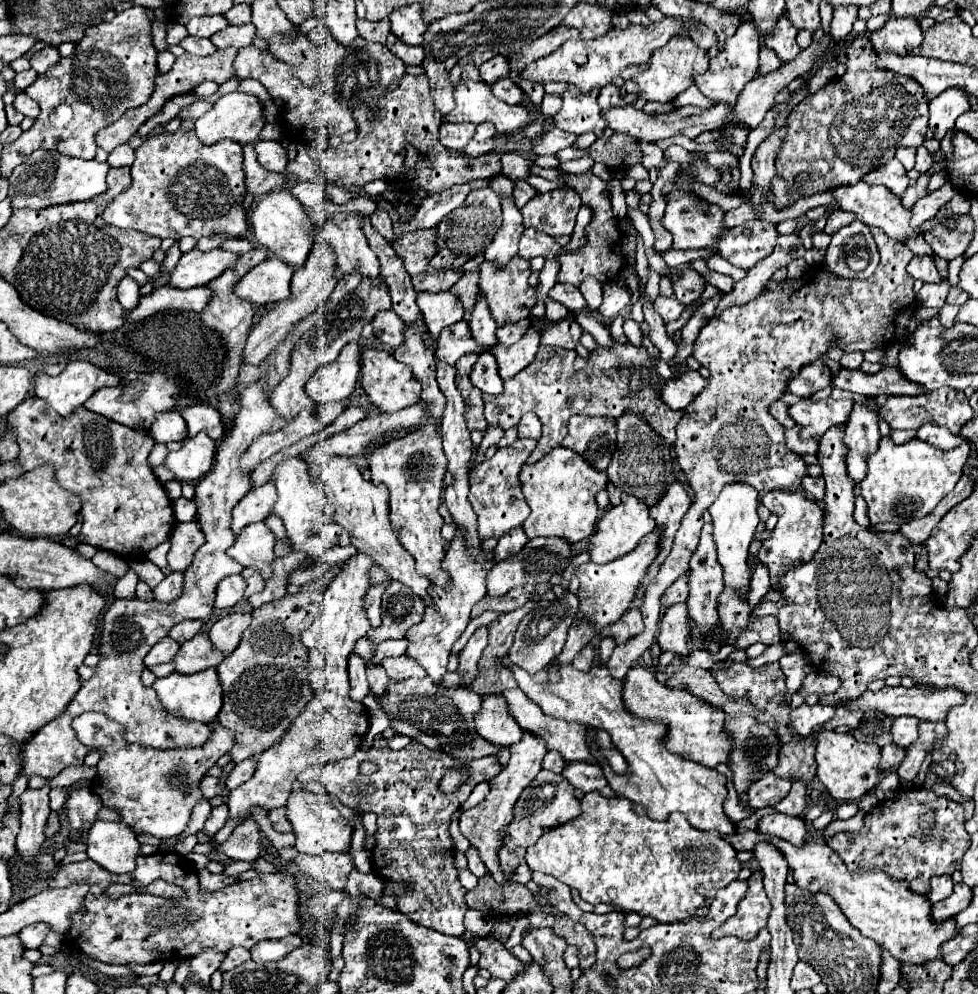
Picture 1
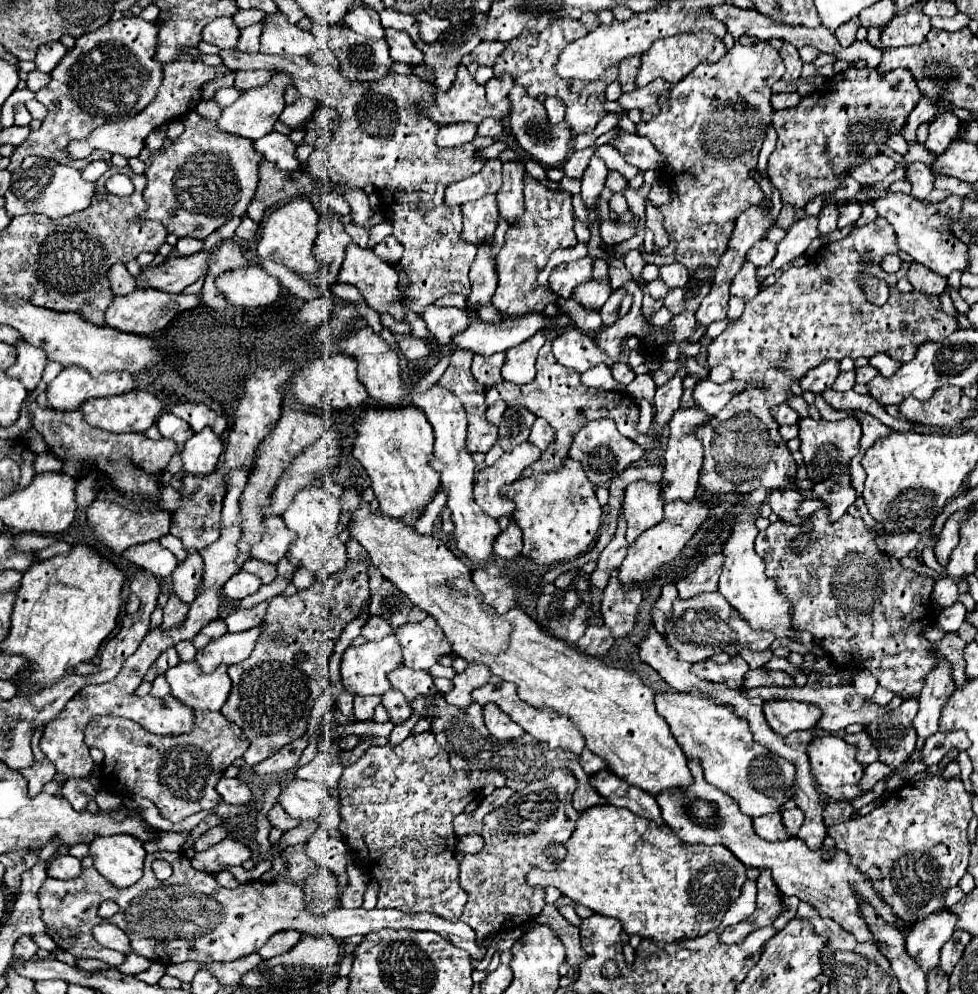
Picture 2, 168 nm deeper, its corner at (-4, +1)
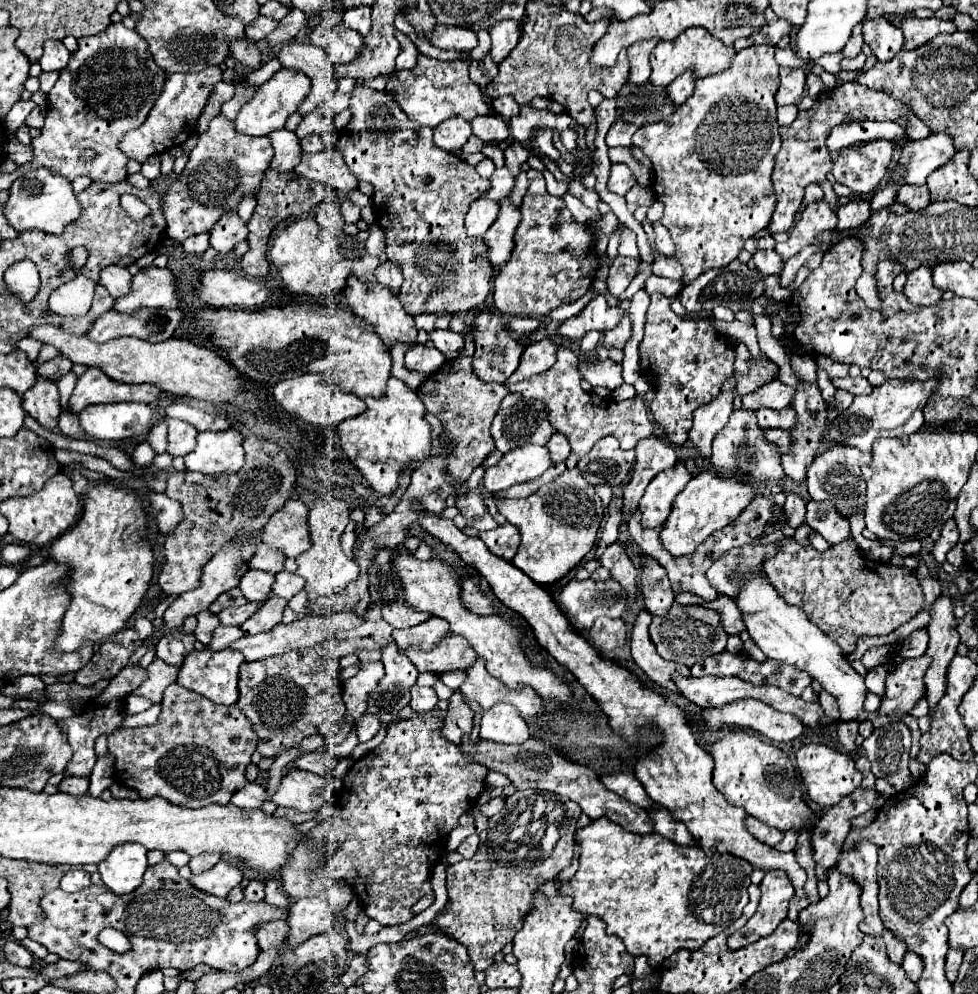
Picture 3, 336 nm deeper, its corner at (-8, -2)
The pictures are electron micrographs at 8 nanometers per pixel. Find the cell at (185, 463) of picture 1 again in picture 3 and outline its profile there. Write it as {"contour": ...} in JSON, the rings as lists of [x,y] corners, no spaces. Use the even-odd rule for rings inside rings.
{"contour":[[[235,429],[203,431],[197,437],[197,447],[189,455],[185,455],[185,465],[189,471],[203,475],[239,471],[245,463],[241,441],[243,437]]]}

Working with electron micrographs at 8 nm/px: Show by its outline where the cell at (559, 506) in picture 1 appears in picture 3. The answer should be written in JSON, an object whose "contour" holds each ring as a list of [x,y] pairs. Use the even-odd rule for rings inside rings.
{"contour":[[[569,469],[527,499],[495,497],[495,505],[497,511],[521,531],[521,545],[511,563],[541,585],[561,579],[593,549],[603,519],[603,503],[579,469]]]}

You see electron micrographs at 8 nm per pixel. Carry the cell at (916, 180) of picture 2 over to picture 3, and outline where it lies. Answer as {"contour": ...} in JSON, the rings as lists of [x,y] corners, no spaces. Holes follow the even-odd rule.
{"contour":[[[903,185],[897,191],[897,199],[895,201],[905,203],[913,211],[919,211],[919,209],[923,209],[923,207],[927,207],[931,203],[927,185]]]}

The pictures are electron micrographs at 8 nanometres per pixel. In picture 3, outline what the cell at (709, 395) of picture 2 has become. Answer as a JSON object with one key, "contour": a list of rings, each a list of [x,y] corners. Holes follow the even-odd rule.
{"contour":[[[779,379],[755,389],[753,393],[743,397],[743,407],[747,409],[761,409],[761,407],[771,407],[771,409],[783,409],[789,407],[793,401],[795,389],[789,385],[783,385]]]}

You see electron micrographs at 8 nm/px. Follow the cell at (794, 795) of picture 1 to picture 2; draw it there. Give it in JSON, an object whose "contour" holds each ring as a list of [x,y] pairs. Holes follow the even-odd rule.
{"contour":[[[791,808],[791,810],[785,810],[781,814],[781,820],[783,820],[783,826],[785,826],[785,832],[789,838],[793,838],[799,828],[801,828],[801,822],[803,822],[803,812],[799,808]]]}

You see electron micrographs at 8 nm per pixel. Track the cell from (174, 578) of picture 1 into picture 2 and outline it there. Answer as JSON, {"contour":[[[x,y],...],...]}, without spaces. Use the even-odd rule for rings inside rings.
{"contour":[[[171,596],[167,606],[163,608],[163,612],[165,612],[165,616],[163,616],[163,624],[161,626],[163,626],[163,630],[171,630],[171,628],[179,626],[185,620],[185,616],[189,612],[189,606],[183,604],[177,596]]]}

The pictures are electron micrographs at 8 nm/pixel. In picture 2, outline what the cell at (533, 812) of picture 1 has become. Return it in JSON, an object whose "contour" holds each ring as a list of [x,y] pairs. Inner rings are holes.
{"contour":[[[555,770],[545,780],[529,782],[523,790],[517,790],[509,802],[499,806],[499,810],[487,814],[481,834],[485,846],[473,856],[465,854],[459,862],[459,886],[469,896],[459,920],[475,930],[479,946],[485,948],[485,938],[519,928],[543,910],[545,890],[527,886],[525,876],[533,868],[553,870],[559,860],[563,860],[563,844],[573,834],[579,818],[579,812],[575,812],[571,804],[575,786],[575,778],[567,770]]]}

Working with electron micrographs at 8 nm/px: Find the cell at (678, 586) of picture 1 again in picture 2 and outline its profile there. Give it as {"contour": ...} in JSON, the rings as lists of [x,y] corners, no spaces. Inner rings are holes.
{"contour":[[[713,554],[705,558],[691,574],[677,582],[679,598],[693,598],[703,592],[715,592],[717,580],[723,566],[723,554]]]}

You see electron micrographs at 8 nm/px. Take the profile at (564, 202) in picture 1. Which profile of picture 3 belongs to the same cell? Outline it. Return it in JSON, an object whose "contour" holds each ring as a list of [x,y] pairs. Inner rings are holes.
{"contour":[[[529,169],[527,179],[529,189],[519,207],[521,223],[515,231],[515,249],[493,281],[493,299],[495,307],[503,315],[541,319],[561,303],[569,303],[585,295],[599,267],[599,259],[595,253],[595,235],[591,229],[587,233],[585,225],[575,223],[561,197],[549,195],[543,175]]]}

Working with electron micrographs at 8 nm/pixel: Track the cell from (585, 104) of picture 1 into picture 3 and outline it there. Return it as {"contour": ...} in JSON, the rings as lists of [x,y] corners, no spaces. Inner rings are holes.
{"contour":[[[543,1],[527,3],[527,23],[523,25],[521,39],[517,47],[499,63],[499,75],[487,85],[487,97],[495,99],[501,95],[513,95],[519,105],[531,103],[533,97],[549,97],[563,105],[579,125],[585,129],[595,123],[595,109],[587,101],[587,93],[597,89],[605,97],[615,97],[619,89],[627,83],[629,61],[627,50],[622,49],[618,61],[612,67],[597,69],[589,63],[591,49],[599,37],[605,35],[609,21],[601,19],[587,23],[579,13],[571,13],[561,7],[551,7]]]}

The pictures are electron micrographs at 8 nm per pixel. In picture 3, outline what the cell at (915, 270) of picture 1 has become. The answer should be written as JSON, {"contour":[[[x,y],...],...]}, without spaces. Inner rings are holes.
{"contour":[[[917,267],[907,275],[903,293],[915,305],[935,305],[943,297],[943,291],[935,289],[935,285],[931,281],[931,269],[927,269],[927,267]]]}

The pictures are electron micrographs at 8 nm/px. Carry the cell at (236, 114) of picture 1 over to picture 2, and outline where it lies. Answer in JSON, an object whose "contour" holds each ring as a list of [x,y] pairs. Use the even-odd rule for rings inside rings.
{"contour":[[[283,74],[283,84],[279,80],[271,80],[271,82],[267,82],[267,86],[259,86],[259,88],[253,88],[253,90],[243,92],[241,98],[235,104],[223,108],[223,114],[217,120],[219,130],[229,132],[229,134],[235,134],[235,136],[249,138],[249,140],[257,140],[257,138],[265,136],[267,132],[273,130],[273,124],[277,122],[279,114],[285,108],[283,94],[285,94],[287,86],[291,86],[291,84],[293,84],[293,78],[289,74]]]}

